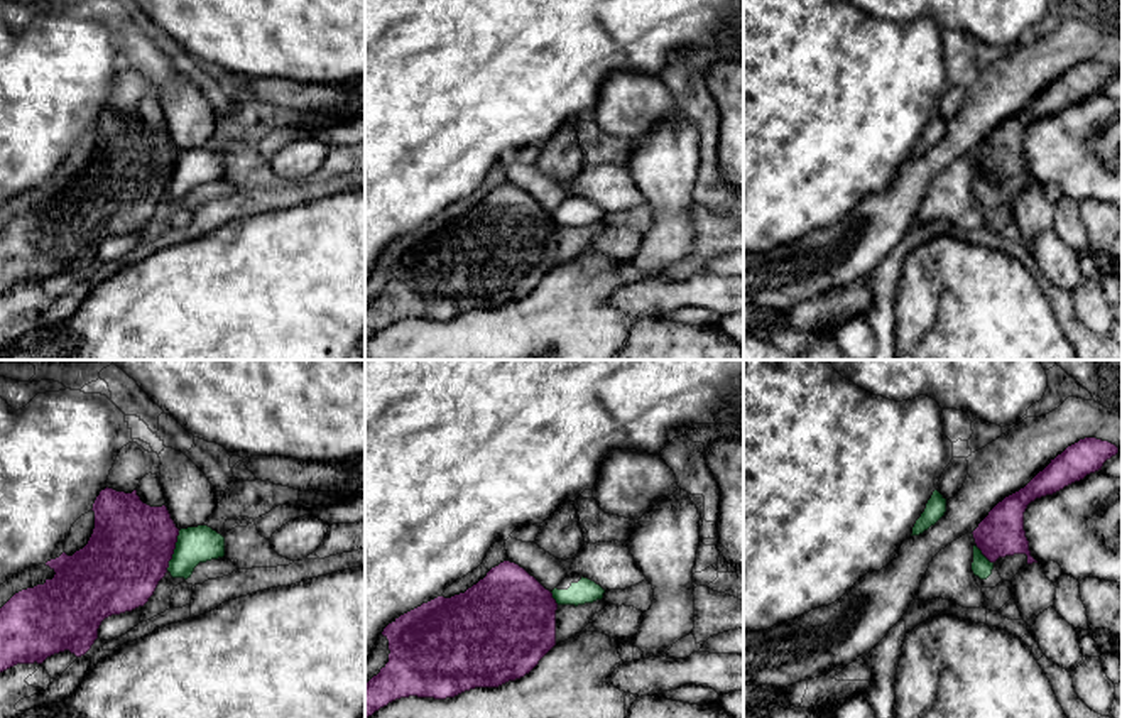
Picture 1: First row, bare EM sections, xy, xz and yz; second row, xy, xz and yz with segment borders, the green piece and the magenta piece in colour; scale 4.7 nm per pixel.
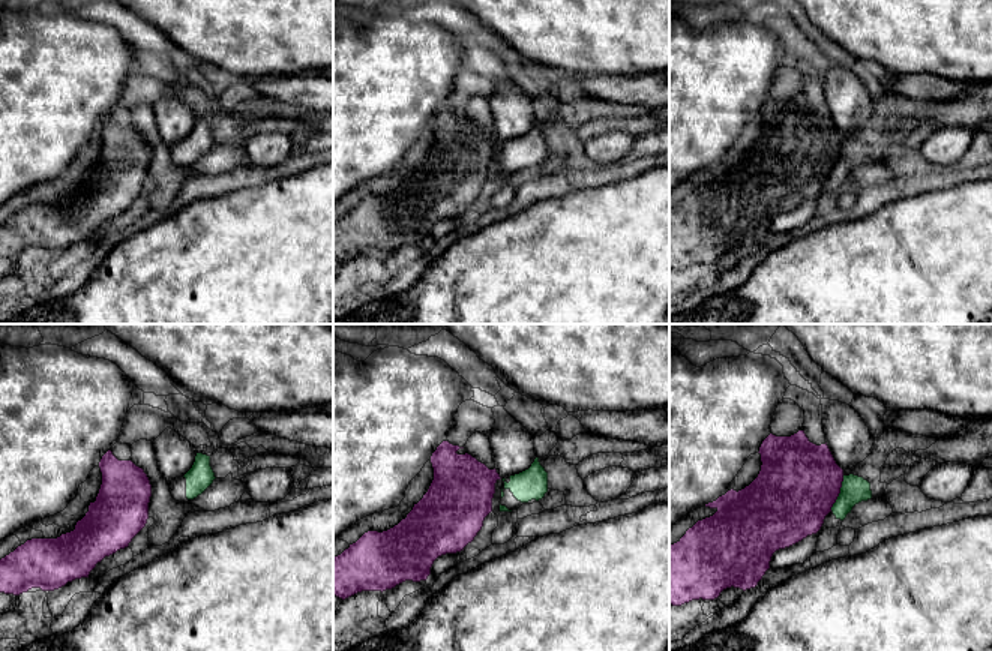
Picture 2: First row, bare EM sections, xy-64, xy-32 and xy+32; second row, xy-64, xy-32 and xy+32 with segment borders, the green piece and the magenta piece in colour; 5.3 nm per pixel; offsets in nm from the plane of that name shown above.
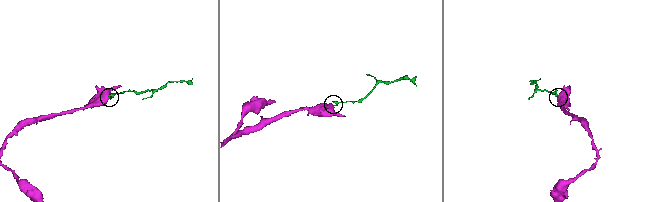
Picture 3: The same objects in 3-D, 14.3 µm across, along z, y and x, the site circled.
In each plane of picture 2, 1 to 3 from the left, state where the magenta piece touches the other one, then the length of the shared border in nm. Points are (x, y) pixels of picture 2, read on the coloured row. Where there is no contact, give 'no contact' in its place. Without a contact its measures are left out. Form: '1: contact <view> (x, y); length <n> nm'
1: no contact
2: no contact
3: contact xy+32 (839, 494); length 200 nm

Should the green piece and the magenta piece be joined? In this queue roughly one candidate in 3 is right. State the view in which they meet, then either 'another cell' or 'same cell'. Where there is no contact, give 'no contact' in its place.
contact in xy; another cell

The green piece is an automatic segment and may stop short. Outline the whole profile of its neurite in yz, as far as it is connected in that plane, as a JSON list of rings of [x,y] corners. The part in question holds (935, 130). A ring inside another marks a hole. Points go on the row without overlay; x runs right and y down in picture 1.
[[[934,112],[926,125],[924,133],[916,142],[911,157],[919,157],[924,152],[928,152],[945,137],[945,133],[946,133],[946,120],[938,112]]]

